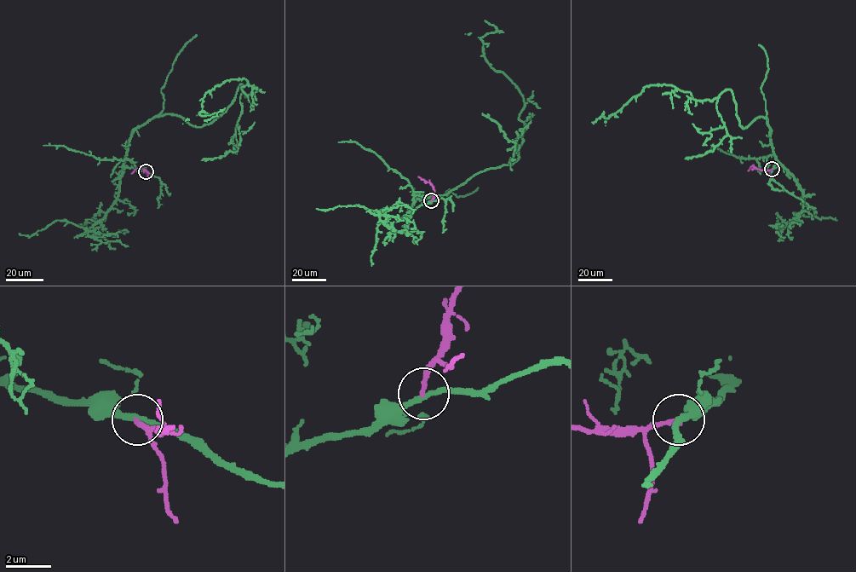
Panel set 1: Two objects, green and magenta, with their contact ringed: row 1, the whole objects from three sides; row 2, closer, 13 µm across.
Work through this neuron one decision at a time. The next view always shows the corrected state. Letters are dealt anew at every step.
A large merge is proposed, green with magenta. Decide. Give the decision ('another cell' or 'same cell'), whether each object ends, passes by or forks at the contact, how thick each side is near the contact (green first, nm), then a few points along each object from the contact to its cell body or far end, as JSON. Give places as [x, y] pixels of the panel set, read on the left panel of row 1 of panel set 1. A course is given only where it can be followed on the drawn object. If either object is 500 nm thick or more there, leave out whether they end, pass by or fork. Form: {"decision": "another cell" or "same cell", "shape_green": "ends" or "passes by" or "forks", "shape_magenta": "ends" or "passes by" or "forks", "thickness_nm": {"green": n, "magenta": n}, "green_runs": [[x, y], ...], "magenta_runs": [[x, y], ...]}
{"decision": "another cell", "shape_green": "passes by", "shape_magenta": "ends", "thickness_nm": {"green": 240, "magenta": 180}, "green_runs": [[146, 171], [124, 166], [135, 129], [210, 124], [247, 80], [208, 91], [203, 120]], "magenta_runs": [[146, 171], [137, 168], [131, 173]]}

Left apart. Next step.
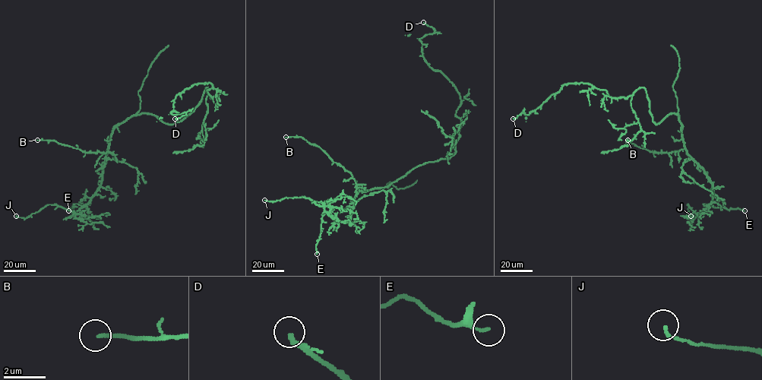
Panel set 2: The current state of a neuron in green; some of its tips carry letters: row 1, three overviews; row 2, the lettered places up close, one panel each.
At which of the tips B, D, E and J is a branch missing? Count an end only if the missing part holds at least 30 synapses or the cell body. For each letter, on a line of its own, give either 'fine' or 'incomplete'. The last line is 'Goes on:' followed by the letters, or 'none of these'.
B: fine
D: incomplete
E: fine
J: fine
Goes on: D

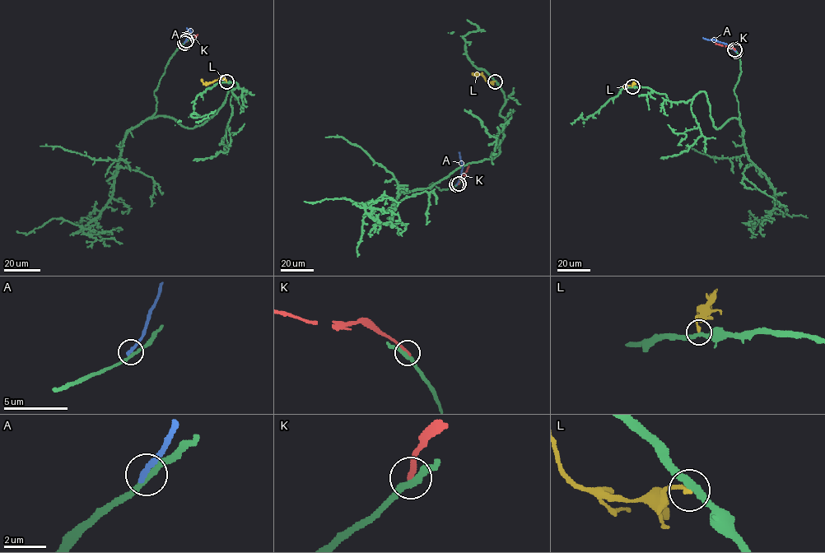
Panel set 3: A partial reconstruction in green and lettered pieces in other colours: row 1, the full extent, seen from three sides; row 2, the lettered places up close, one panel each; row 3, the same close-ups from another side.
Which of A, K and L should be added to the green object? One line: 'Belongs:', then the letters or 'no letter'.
Belongs: no letter

